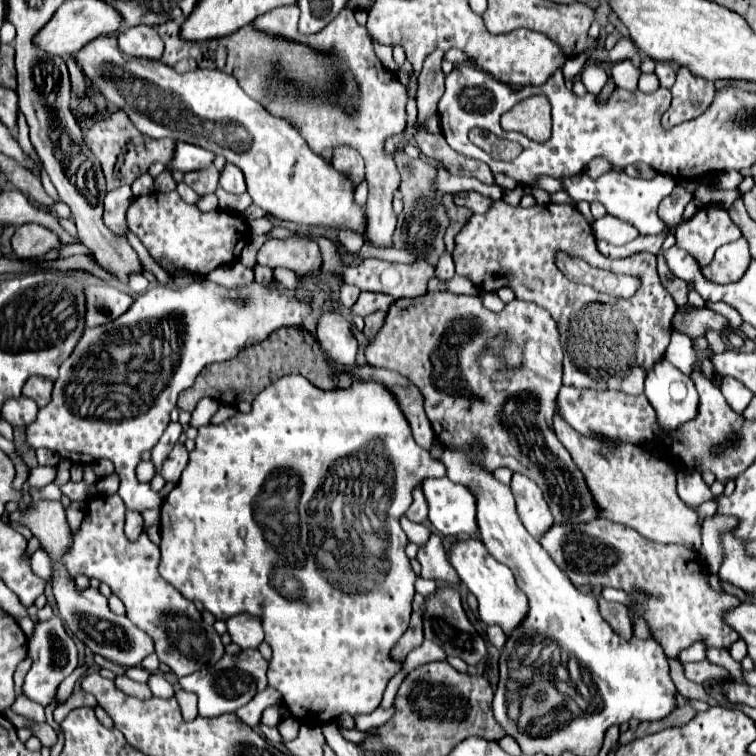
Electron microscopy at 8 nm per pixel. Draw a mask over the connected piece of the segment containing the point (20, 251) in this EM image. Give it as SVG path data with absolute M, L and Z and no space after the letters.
M35 222L19 226L11 238L11 244L19 258L41 258L51 250L59 252L61 248L65 248L65 244L53 230Z

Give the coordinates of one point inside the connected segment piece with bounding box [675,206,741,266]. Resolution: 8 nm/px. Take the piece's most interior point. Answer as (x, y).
(711, 227)

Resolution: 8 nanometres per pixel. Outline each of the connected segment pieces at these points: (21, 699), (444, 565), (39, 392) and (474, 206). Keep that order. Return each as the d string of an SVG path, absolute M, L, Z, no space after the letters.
M23 694L15 698L15 702L11 704L11 710L13 710L15 714L21 714L21 716L25 716L25 718L33 718L33 720L37 720L37 722L43 722L43 720L45 720L45 708L39 706L37 702L29 700L29 698L23 696Z
M431 534L427 544L419 548L417 560L421 562L421 578L435 580L441 584L453 584L453 586L459 584L459 578L457 578L455 570L449 566L447 558L445 558L443 542L437 534Z
M31 376L25 386L23 386L23 394L33 398L37 402L39 408L47 406L49 400L51 400L51 388L53 388L53 382L49 378L39 378L39 376Z
M459 192L459 194L455 194L455 204L471 208L475 214L485 214L491 208L493 200L491 198L483 198L477 192Z

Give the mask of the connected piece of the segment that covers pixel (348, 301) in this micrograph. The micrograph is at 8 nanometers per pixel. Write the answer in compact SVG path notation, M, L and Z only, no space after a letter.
M343 284L343 286L341 286L341 302L343 302L343 306L345 306L345 308L351 308L351 306L357 302L359 294L361 294L361 290L359 290L357 286Z

